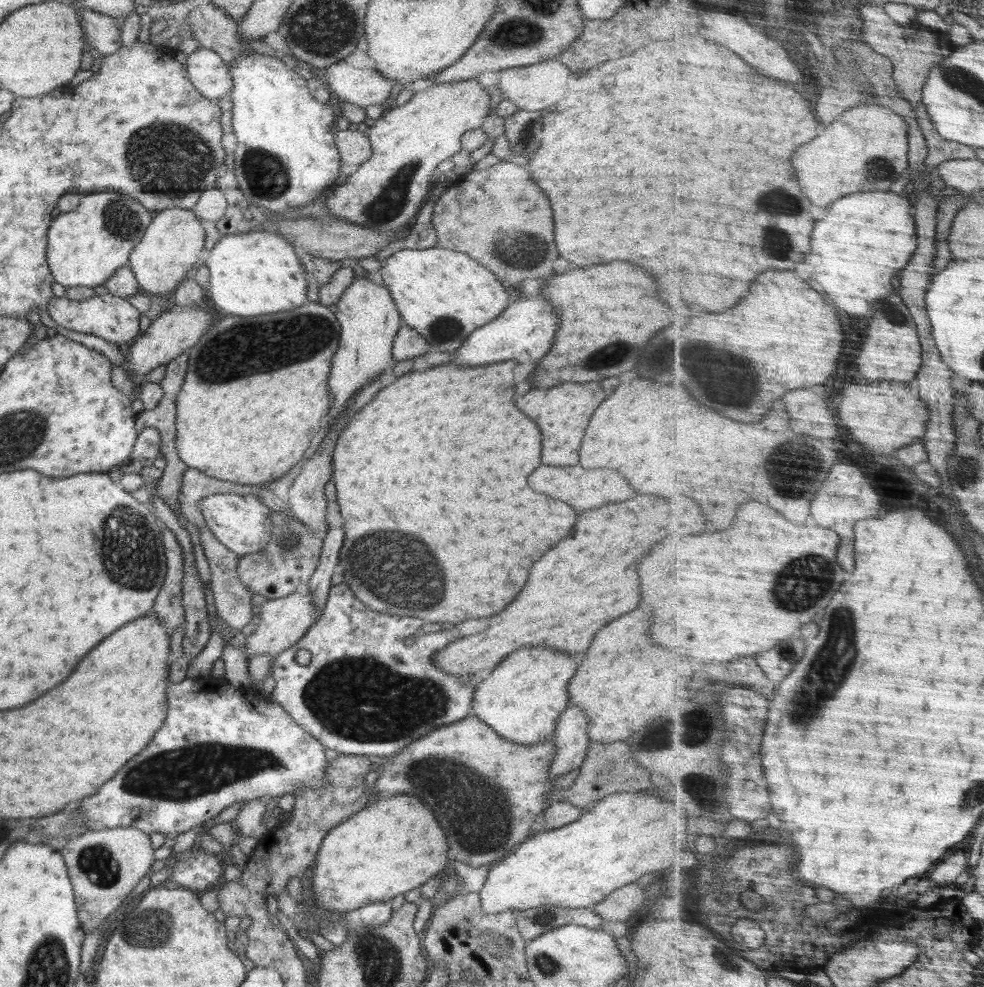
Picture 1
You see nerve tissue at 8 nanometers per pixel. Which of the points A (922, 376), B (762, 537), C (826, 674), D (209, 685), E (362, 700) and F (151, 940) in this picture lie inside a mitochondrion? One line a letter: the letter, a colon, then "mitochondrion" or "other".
A: other
B: other
C: mitochondrion
D: other
E: mitochondrion
F: mitochondrion

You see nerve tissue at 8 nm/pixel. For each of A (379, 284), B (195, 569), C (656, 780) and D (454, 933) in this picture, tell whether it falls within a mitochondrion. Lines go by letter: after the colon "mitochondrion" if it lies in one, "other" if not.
A: other
B: other
C: other
D: other

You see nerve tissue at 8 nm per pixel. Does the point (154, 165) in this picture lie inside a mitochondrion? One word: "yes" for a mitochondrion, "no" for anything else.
yes

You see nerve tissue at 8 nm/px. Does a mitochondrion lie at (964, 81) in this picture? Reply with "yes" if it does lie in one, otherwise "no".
yes

